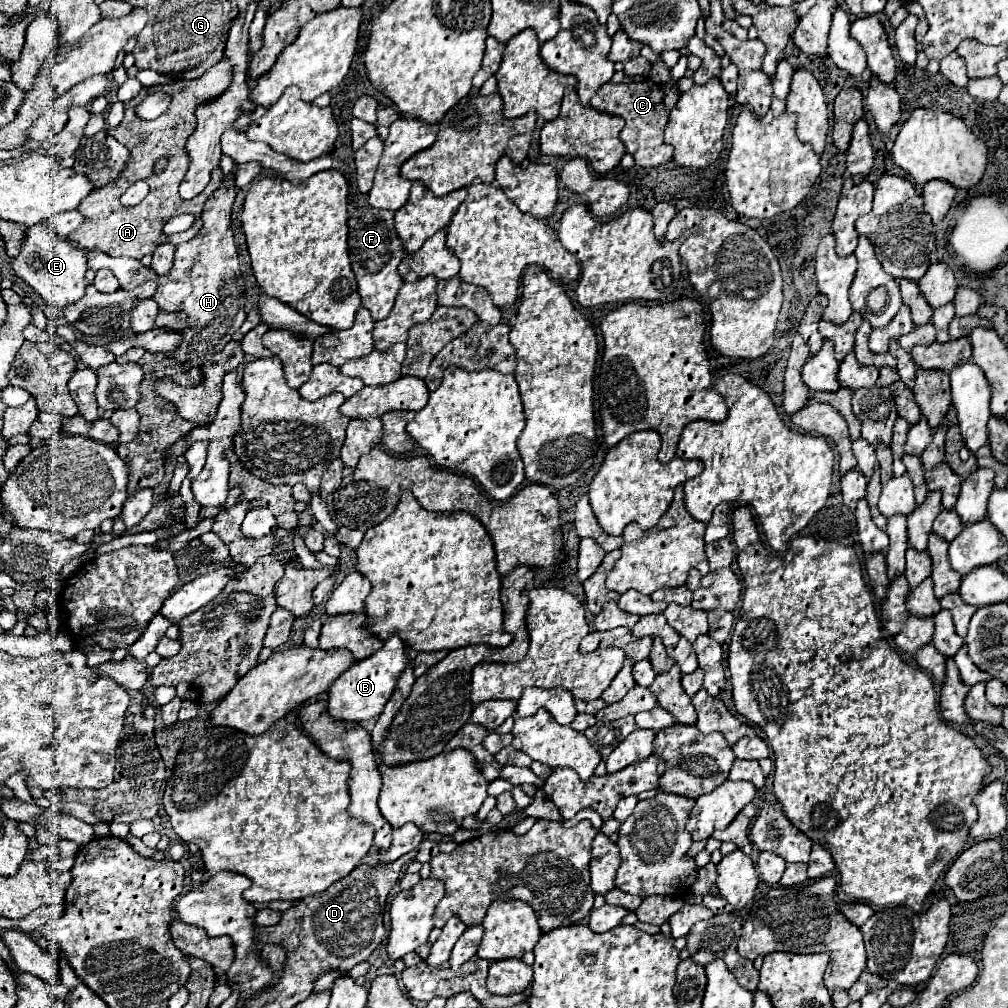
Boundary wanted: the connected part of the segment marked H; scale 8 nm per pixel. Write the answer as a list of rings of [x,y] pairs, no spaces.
[[[227,176],[219,188],[209,196],[205,202],[201,220],[203,226],[197,232],[195,238],[183,242],[177,246],[175,252],[175,264],[169,272],[169,276],[157,276],[151,268],[145,268],[135,258],[111,258],[103,252],[89,252],[89,266],[93,270],[109,268],[115,278],[119,280],[123,290],[129,290],[129,284],[135,288],[137,284],[143,284],[145,280],[153,280],[157,284],[157,292],[153,300],[167,312],[185,312],[189,316],[189,326],[183,330],[183,344],[177,352],[173,352],[173,358],[189,364],[189,366],[201,366],[211,360],[215,352],[219,352],[231,336],[239,330],[239,326],[245,320],[245,286],[239,272],[237,262],[237,248],[233,242],[233,230],[231,230],[231,208],[235,202],[235,176]]]

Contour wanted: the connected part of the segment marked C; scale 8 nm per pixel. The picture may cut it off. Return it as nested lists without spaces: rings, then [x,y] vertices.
[[[643,78],[641,82],[621,82],[621,84],[603,84],[593,100],[591,106],[597,110],[605,110],[609,114],[621,116],[625,120],[625,128],[621,132],[621,140],[629,154],[633,154],[637,166],[659,166],[671,160],[673,146],[663,142],[663,126],[667,124],[667,108],[663,104],[663,88],[655,84],[651,78]]]

